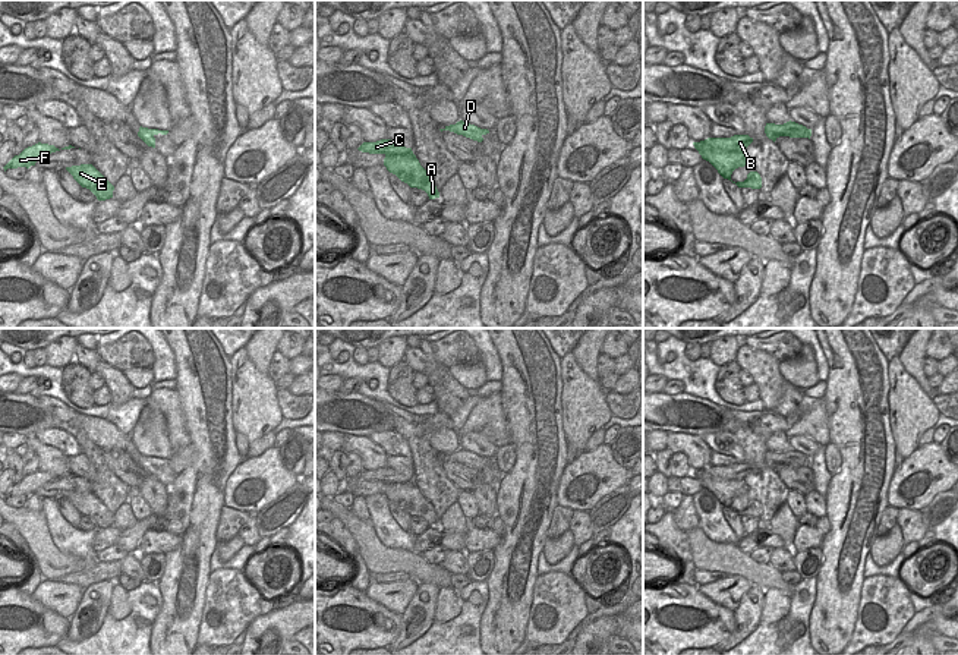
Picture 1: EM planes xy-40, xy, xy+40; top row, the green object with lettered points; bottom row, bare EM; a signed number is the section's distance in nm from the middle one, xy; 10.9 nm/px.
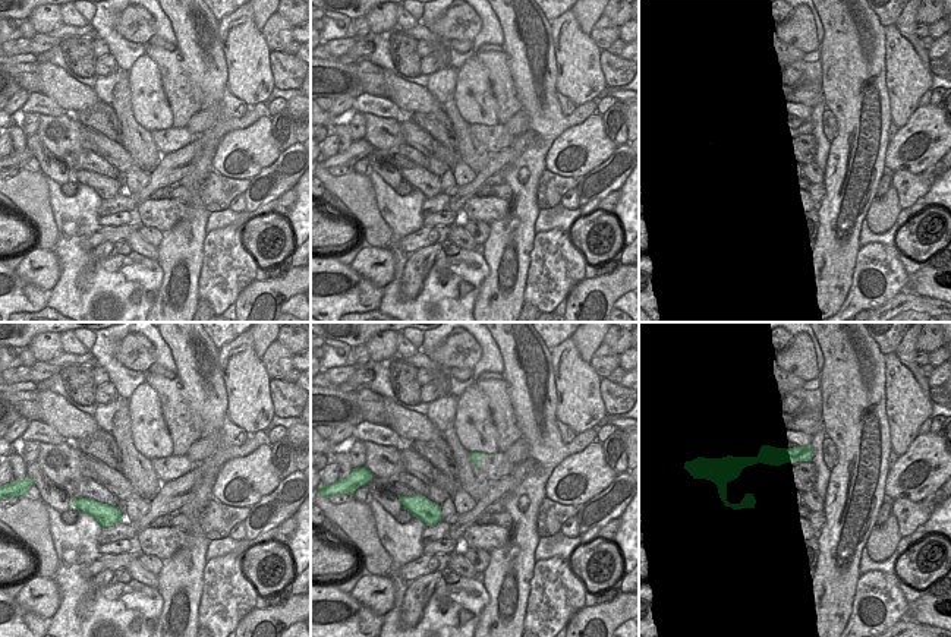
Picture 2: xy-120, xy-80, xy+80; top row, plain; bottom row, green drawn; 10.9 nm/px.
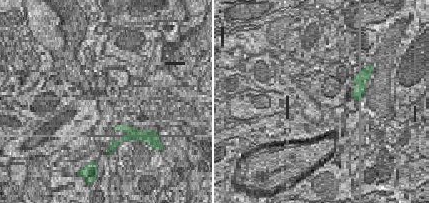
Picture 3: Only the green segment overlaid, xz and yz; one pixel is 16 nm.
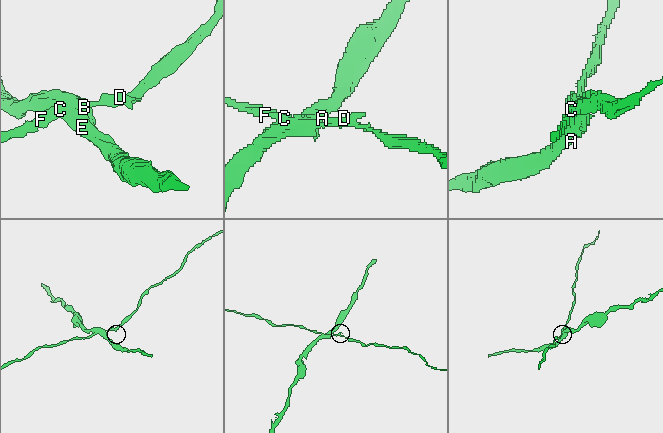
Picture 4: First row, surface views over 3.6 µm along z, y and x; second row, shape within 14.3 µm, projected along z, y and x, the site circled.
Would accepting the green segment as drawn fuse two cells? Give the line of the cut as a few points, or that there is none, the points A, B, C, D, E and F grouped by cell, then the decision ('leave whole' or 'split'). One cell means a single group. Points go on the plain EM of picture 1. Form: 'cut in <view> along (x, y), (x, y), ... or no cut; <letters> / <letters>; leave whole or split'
cut in xy+40 along (741, 478), (721, 479), (702, 476), (699, 479); A E / B C D F; split

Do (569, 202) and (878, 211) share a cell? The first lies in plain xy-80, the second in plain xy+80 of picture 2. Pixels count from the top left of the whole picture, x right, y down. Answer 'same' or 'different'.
different

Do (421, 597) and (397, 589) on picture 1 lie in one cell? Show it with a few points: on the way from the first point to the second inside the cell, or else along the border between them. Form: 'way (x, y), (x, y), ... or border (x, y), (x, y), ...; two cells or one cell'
border (419, 583), (400, 614); two cells

